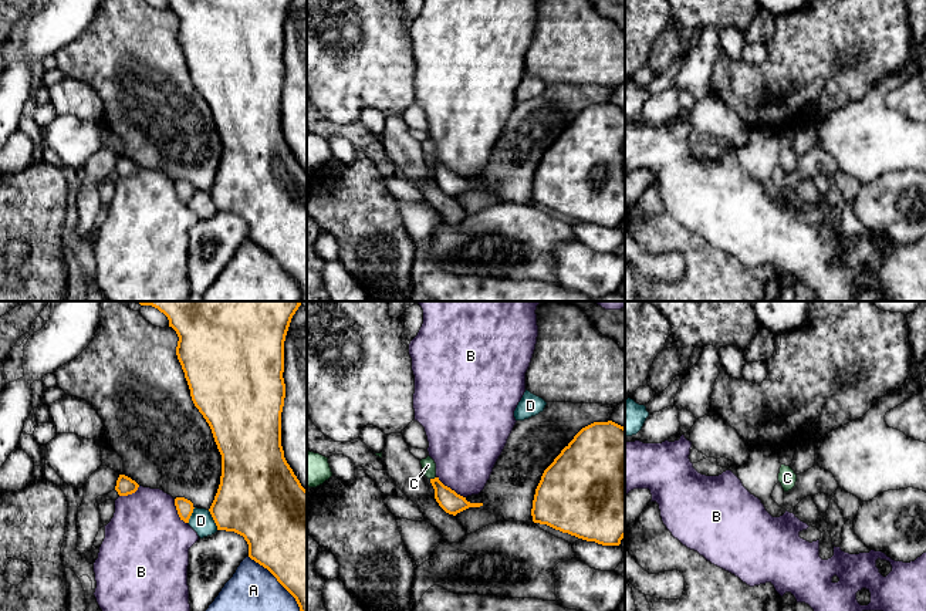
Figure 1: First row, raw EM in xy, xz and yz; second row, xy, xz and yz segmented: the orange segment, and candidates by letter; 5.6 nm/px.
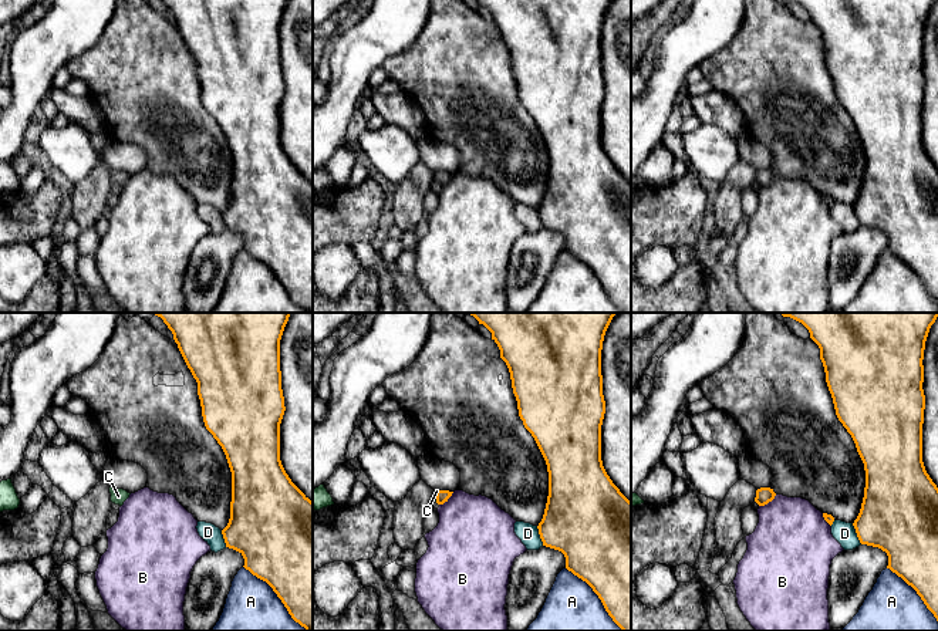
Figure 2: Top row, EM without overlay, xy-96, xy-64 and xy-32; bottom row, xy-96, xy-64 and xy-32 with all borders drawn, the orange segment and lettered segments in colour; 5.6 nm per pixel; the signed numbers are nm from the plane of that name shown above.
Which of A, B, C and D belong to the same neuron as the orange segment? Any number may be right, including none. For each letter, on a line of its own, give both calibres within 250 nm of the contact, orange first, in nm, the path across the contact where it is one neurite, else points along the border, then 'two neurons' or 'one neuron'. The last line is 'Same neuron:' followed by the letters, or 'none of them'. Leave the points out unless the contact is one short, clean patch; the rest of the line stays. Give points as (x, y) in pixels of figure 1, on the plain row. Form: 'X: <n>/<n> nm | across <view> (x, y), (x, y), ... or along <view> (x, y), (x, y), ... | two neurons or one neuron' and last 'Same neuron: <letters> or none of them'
A: 480/480 nm | two neurons
B: 120/380 nm | two neurons
C: 120/80 nm | across xz (449, 182), (432, 161), (428, 147) | one neuron
D: 420/130 nm | two neurons
Same neuron: C

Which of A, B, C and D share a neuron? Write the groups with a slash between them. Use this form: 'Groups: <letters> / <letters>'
Groups: A / B / C / D

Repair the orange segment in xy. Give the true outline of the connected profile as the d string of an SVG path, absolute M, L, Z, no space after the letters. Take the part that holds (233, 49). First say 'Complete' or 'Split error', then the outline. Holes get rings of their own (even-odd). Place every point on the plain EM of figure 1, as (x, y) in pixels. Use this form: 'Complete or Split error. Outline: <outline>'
Complete. Outline: M168 0L178 18L176 37L195 88L209 105L222 136L222 158L209 190L217 212L234 213L249 226L249 239L267 250L295 280L307 301L307 172L284 139L281 94L285 80L284 23L291 0Z

